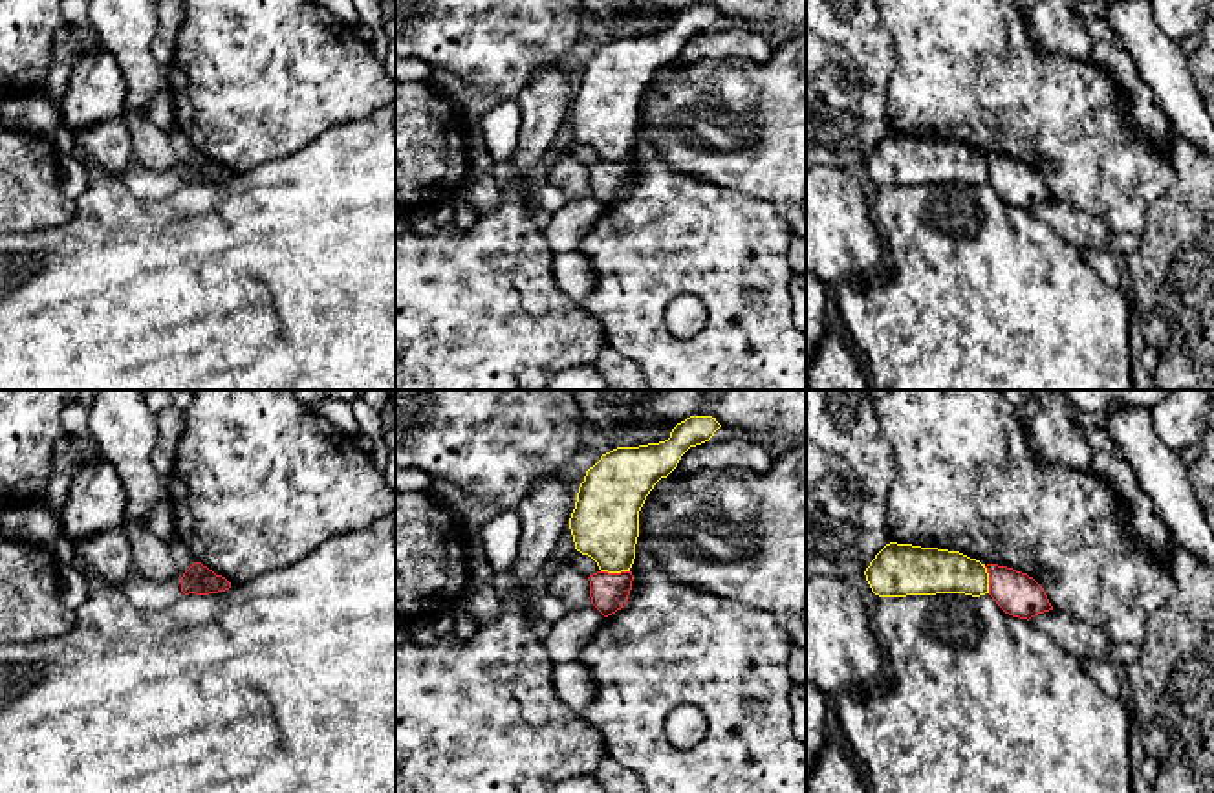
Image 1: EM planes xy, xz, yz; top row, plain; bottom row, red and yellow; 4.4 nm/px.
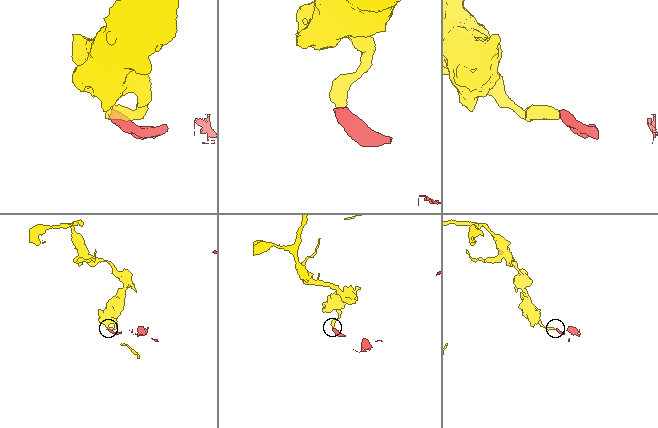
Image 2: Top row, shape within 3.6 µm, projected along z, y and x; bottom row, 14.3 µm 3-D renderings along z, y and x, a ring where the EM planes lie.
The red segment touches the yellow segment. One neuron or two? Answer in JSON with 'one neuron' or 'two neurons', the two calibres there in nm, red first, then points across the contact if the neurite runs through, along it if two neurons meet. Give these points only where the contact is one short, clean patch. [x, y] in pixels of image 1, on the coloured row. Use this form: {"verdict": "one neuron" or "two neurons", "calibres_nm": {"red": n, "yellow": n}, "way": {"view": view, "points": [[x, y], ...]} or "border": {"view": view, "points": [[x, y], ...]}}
{"verdict": "two neurons", "calibres_nm": {"red": 170, "yellow": 300}, "border": {"view": "xz", "points": [[601, 570], [628, 572]]}}

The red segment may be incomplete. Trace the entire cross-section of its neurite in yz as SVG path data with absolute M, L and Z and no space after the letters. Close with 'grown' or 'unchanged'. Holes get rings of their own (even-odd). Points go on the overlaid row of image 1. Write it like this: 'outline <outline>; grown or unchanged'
outline M987 564L989 595L1009 615L1031 619L1053 610L1044 588L1027 573L1007 566Z; unchanged

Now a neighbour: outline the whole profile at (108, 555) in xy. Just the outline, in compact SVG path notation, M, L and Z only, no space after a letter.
M123 527L95 533L84 544L73 544L75 557L84 559L84 570L104 584L123 586L134 573L132 546Z

